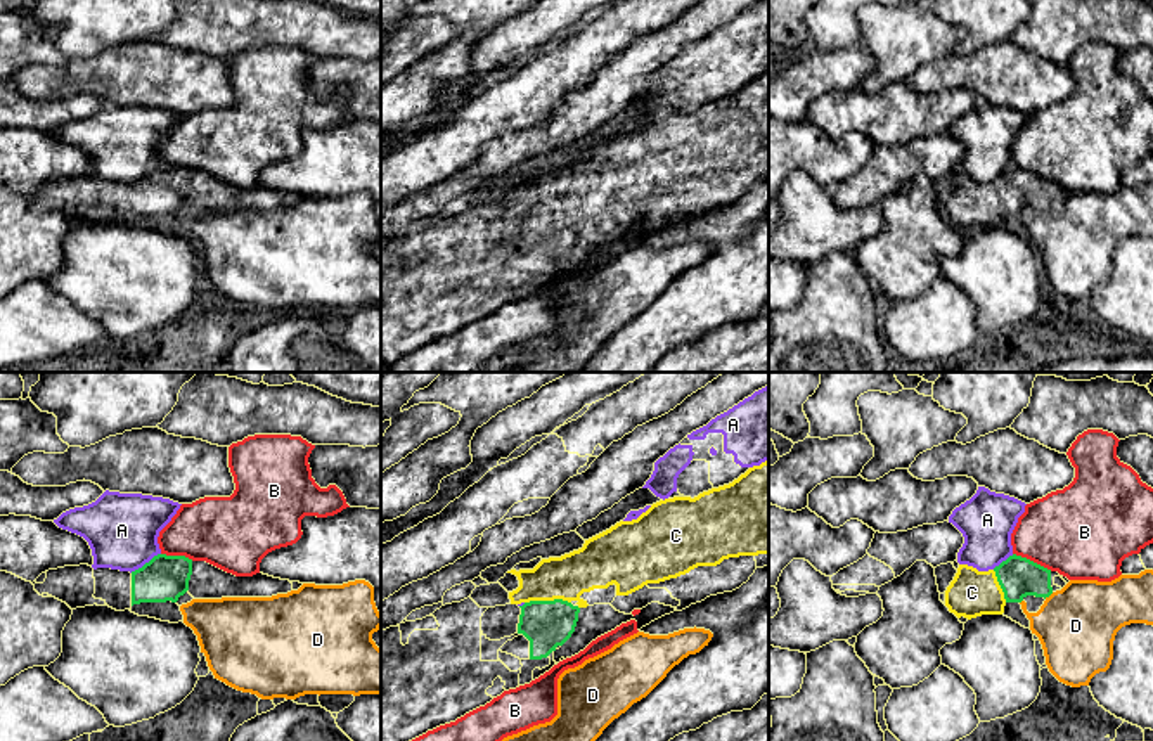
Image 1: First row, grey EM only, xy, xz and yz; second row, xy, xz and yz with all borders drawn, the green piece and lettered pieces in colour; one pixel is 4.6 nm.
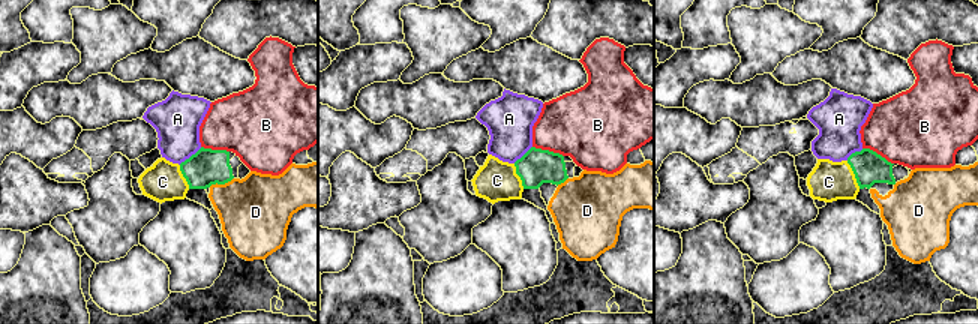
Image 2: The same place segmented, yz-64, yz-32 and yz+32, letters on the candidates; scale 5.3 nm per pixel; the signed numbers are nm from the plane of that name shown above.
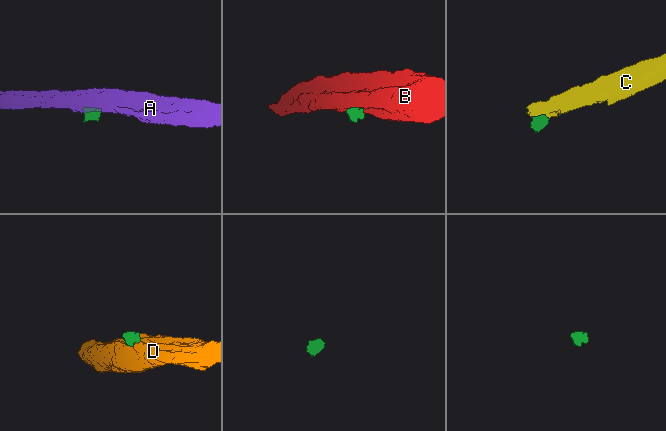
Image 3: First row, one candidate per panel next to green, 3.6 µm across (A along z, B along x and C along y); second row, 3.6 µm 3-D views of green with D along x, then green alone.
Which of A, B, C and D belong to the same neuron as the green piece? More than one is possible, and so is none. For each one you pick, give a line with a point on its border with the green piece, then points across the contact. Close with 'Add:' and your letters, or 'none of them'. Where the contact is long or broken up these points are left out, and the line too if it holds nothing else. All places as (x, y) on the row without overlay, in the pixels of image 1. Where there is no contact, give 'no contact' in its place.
C: meets green in xz at (547, 213); runs through xz (546, 236), (547, 213), (568, 189)
Add: C

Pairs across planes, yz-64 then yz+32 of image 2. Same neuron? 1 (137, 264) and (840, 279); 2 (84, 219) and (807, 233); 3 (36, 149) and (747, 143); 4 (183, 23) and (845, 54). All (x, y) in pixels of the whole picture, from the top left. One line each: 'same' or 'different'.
1: different
2: different
3: different
4: different

